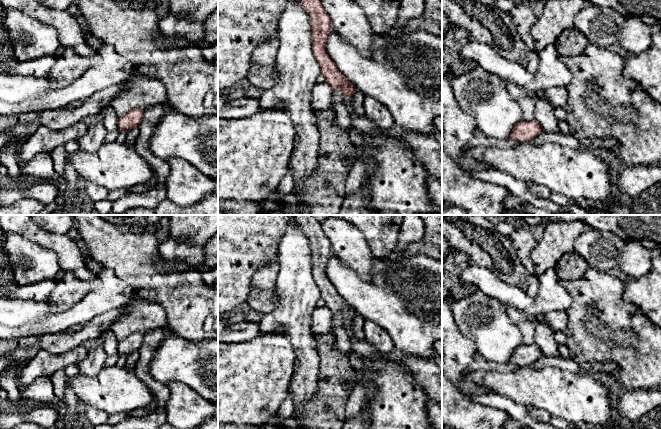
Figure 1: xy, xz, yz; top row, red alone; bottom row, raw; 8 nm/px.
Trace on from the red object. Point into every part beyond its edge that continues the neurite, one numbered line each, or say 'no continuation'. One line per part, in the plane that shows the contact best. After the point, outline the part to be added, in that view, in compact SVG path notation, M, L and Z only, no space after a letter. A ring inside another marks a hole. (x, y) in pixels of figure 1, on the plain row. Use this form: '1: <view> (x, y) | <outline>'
no continuation

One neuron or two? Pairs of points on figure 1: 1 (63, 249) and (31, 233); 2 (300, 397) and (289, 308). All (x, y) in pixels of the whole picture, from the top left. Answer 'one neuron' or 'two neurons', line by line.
1: one neuron
2: one neuron

